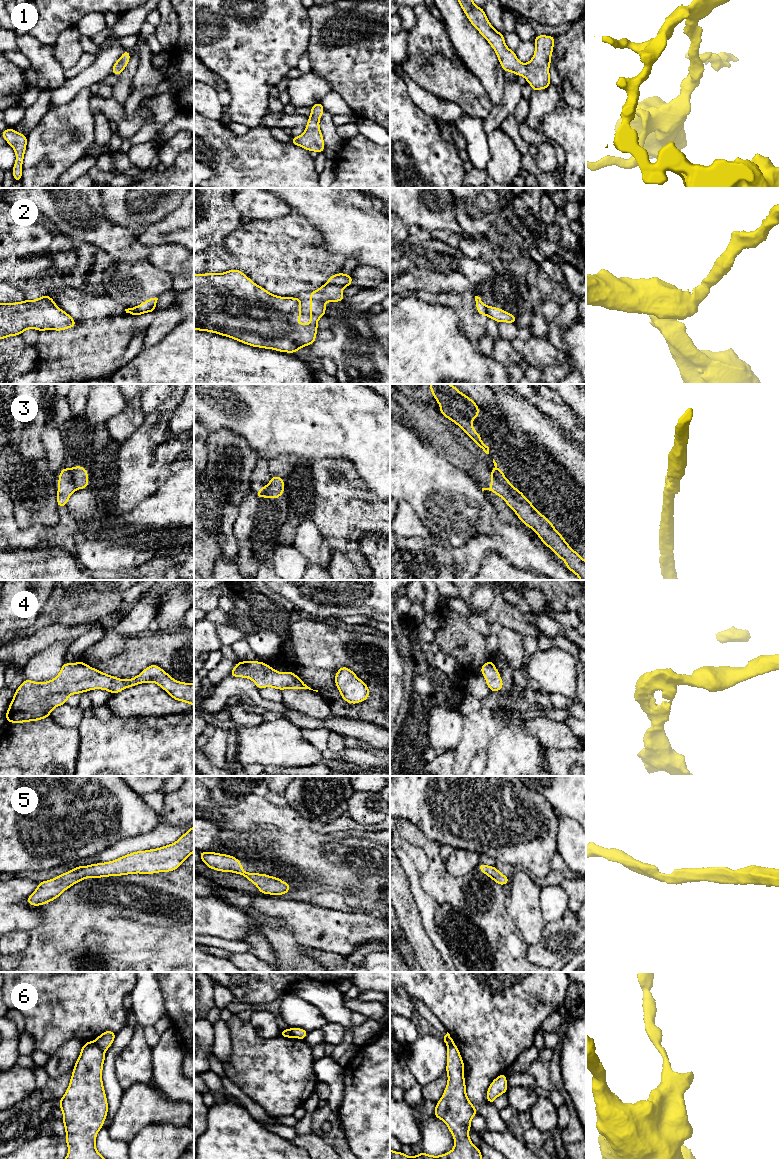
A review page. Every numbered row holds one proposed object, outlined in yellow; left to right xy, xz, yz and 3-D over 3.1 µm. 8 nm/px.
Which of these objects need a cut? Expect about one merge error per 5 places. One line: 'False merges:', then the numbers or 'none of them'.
False merges: 3, 6

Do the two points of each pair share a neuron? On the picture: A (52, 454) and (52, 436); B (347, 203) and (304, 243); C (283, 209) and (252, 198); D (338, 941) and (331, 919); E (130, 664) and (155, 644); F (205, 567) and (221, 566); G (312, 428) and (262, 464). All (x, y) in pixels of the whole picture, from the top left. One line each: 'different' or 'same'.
A: same
B: different
C: same
D: same
E: same
F: different
G: different

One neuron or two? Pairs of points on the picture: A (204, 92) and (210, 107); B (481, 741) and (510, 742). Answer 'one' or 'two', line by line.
A: one
B: one

